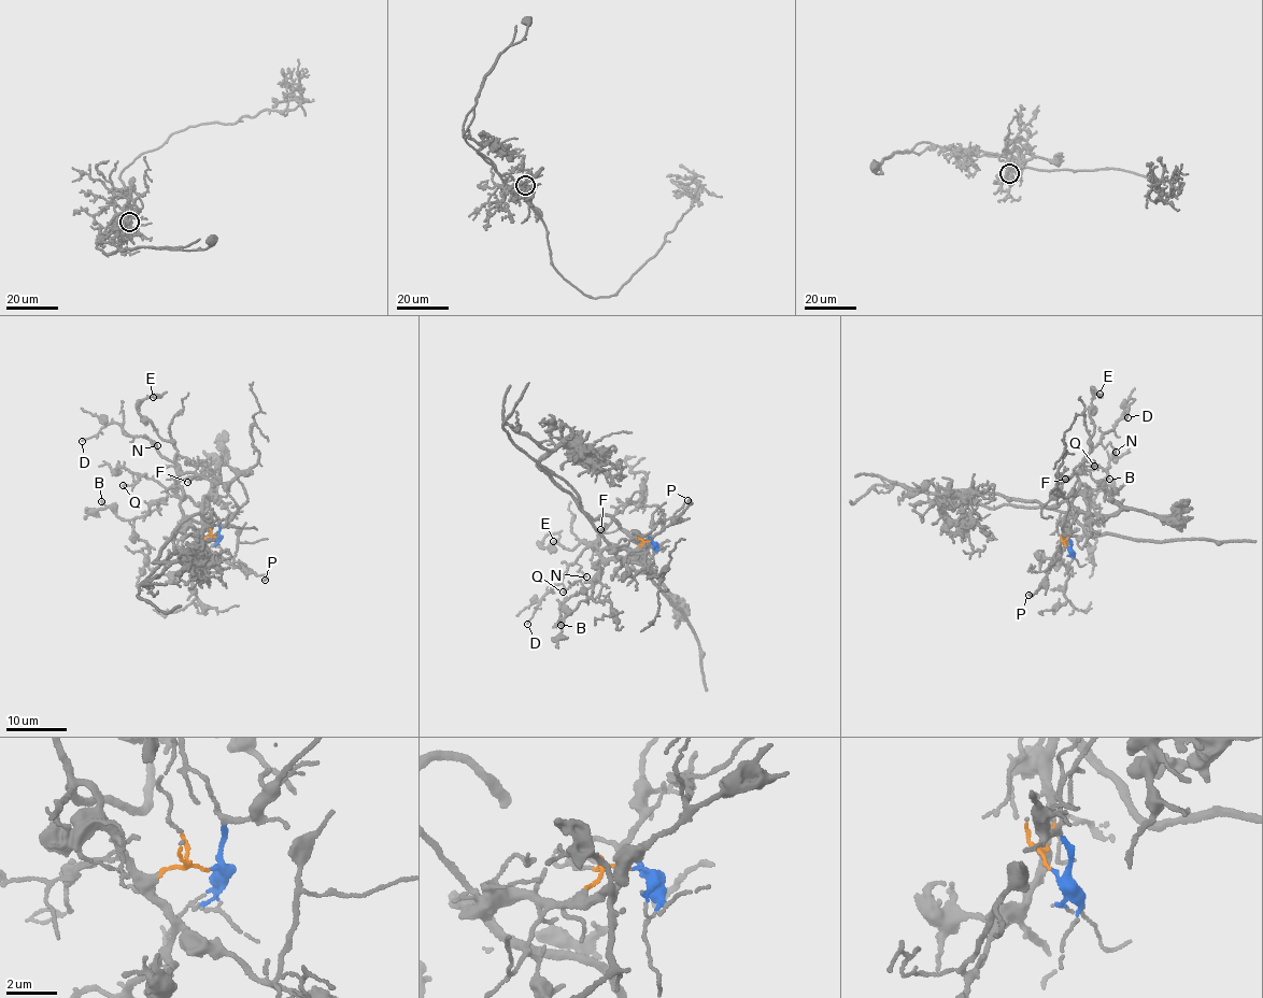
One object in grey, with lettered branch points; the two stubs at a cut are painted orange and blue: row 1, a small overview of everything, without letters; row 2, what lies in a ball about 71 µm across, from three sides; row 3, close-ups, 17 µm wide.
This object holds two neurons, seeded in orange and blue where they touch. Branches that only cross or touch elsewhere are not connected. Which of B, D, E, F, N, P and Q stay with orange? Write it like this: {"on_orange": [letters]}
{"on_orange": ["B", "D", "E", "F", "N", "P", "Q"]}

